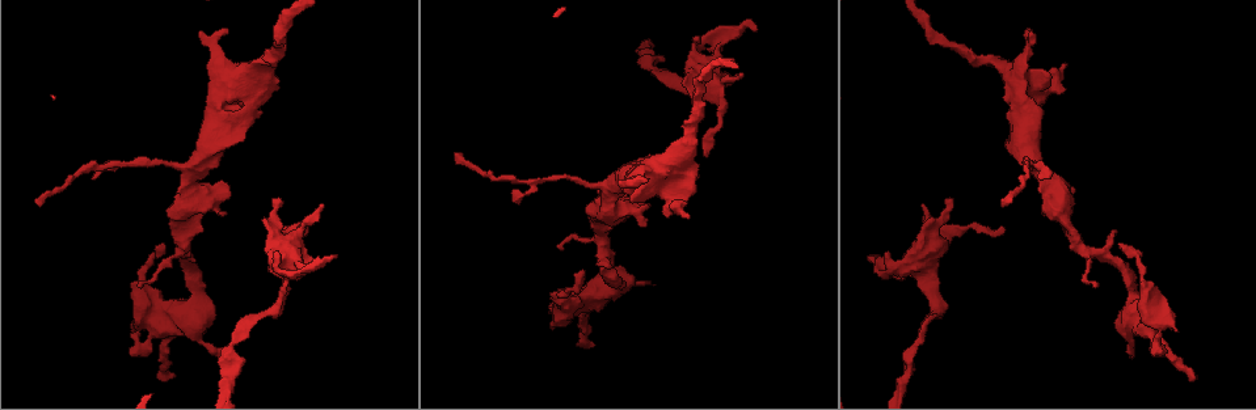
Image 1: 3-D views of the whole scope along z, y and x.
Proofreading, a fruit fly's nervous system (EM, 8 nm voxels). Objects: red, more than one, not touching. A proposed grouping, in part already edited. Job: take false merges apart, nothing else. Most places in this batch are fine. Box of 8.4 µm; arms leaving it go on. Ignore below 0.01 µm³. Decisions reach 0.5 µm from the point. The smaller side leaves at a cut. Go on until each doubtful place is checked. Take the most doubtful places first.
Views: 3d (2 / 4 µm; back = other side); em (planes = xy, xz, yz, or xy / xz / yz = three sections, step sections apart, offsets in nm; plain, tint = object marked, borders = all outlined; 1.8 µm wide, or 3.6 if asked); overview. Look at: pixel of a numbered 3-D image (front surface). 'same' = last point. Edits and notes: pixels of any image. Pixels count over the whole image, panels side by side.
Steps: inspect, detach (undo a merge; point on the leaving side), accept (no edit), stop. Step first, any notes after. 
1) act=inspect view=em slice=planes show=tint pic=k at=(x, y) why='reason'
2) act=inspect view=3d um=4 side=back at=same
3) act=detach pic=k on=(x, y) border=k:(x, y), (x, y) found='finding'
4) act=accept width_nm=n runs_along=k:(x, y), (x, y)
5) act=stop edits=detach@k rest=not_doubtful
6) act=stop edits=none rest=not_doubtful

act=inspect view=3d um=4 side=back pic=1 at=(1150, 316)

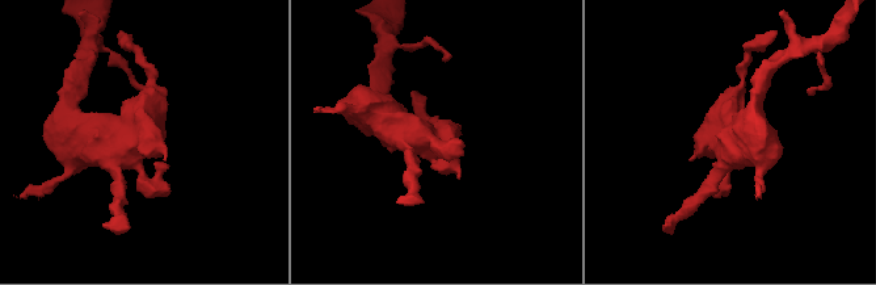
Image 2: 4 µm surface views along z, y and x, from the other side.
act=inspect view=em slice=xy step=16 show=tint pic=2 at=(135, 135) why='need the tissue'

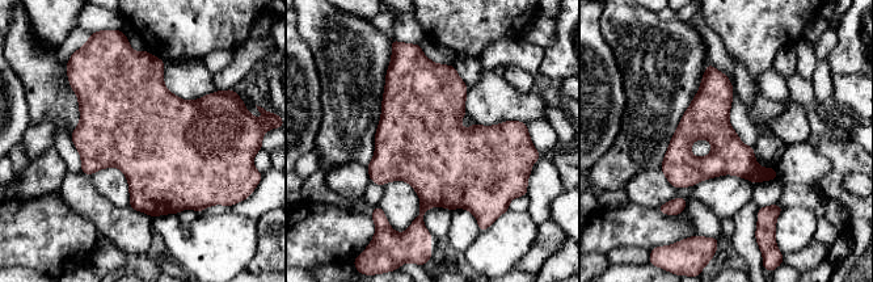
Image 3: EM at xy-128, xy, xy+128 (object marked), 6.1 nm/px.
act=inspect view=em slice=planes show=tint at=same

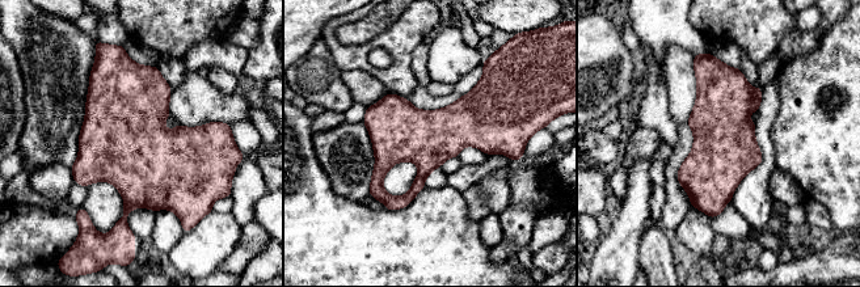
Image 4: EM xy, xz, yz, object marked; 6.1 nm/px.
act=accept runs_along=4:(509, 134), (412, 136), (372, 191) found='all the same neuron'

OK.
act=inspect view=em slice=planes show=borders pic=1 at=(519, 182) why='narrows sharply'

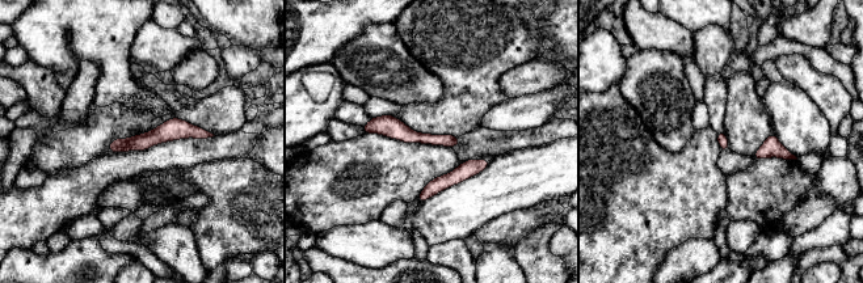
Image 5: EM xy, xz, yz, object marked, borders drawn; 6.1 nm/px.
act=accept width_nm=60 runs_along=5:(206, 135), (167, 131), (113, 148) found='one neuron here'

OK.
act=inspect view=em um=3.6 slice=xz step=8 show=plain pic=1 at=(1023, 95) why='branch point'

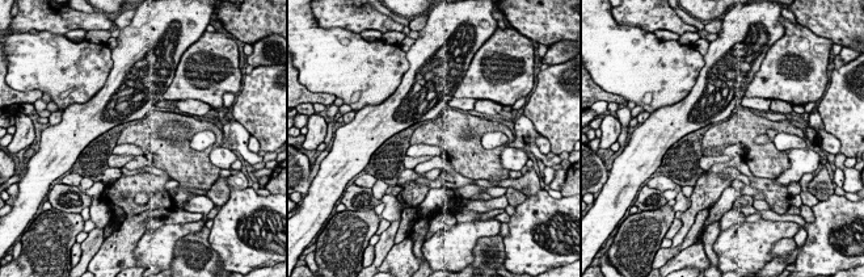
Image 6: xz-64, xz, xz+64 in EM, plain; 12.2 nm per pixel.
act=inspect view=em um=3.6 slice=xz step=8 show=tint at=same why='where the object lies'

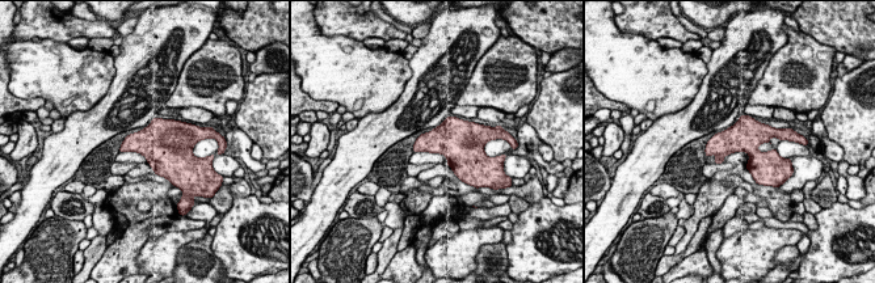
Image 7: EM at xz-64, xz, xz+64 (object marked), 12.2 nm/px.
act=accept found='all the same neuron'

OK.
act=inspect view=em um=3.6 slice=planes show=plain pic=1 at=(917, 257) why='two arms at a narrow angle'

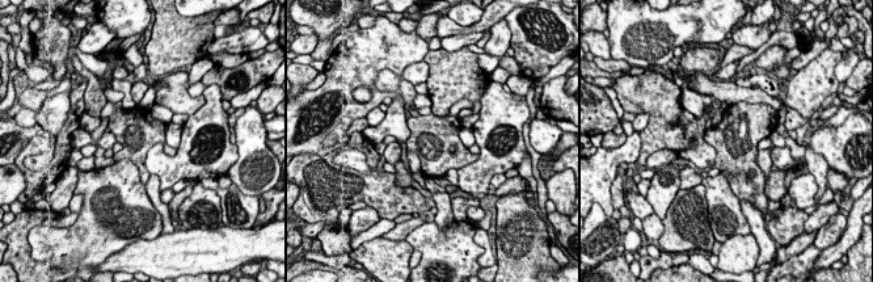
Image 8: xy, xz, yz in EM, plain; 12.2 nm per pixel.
act=inspect view=em um=3.6 slice=planes show=tint at=same why='with the object marked'

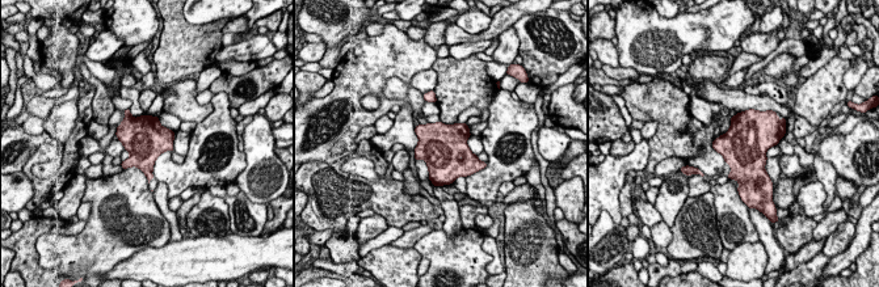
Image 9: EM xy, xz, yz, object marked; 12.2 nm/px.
act=accept found='continuous, no second neuron'

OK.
act=inspect view=em um=3.6 slice=planes show=tint pic=1 at=(678, 207) why='sudden change in width'

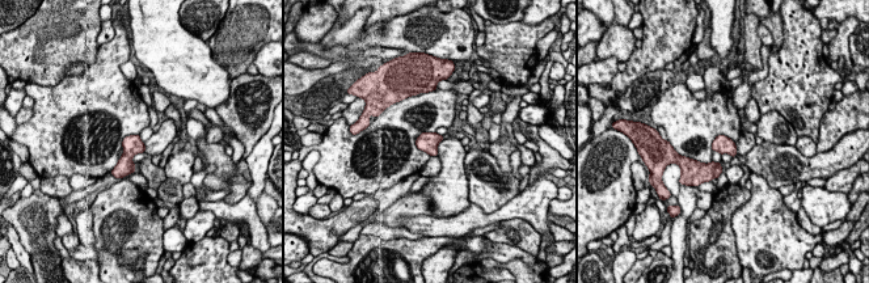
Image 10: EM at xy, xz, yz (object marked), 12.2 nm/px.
act=accept width_nm=220 found='all the same neuron'

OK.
act=stop edits=none rest=not_doubtful

